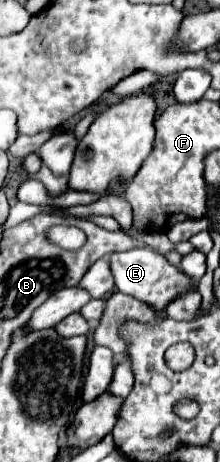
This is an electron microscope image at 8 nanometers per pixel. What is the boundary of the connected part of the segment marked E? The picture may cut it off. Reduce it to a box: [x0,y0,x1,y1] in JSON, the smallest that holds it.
[109,247,197,313]

